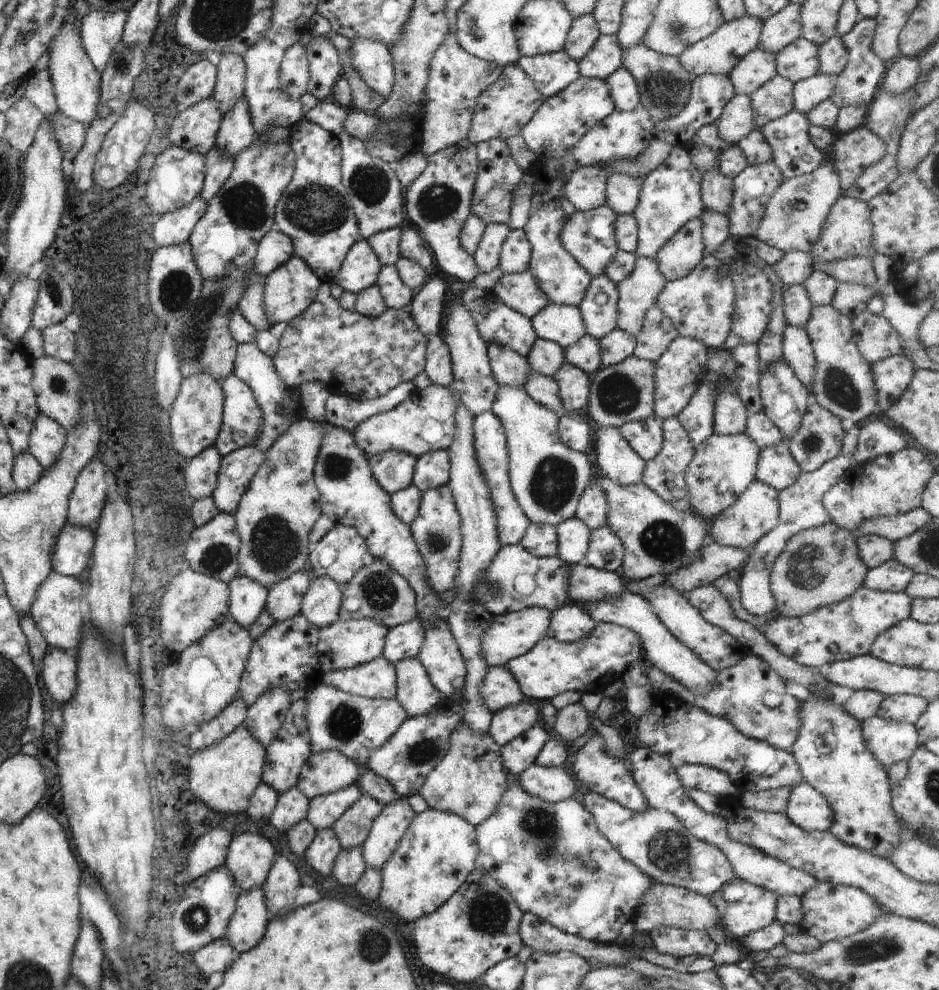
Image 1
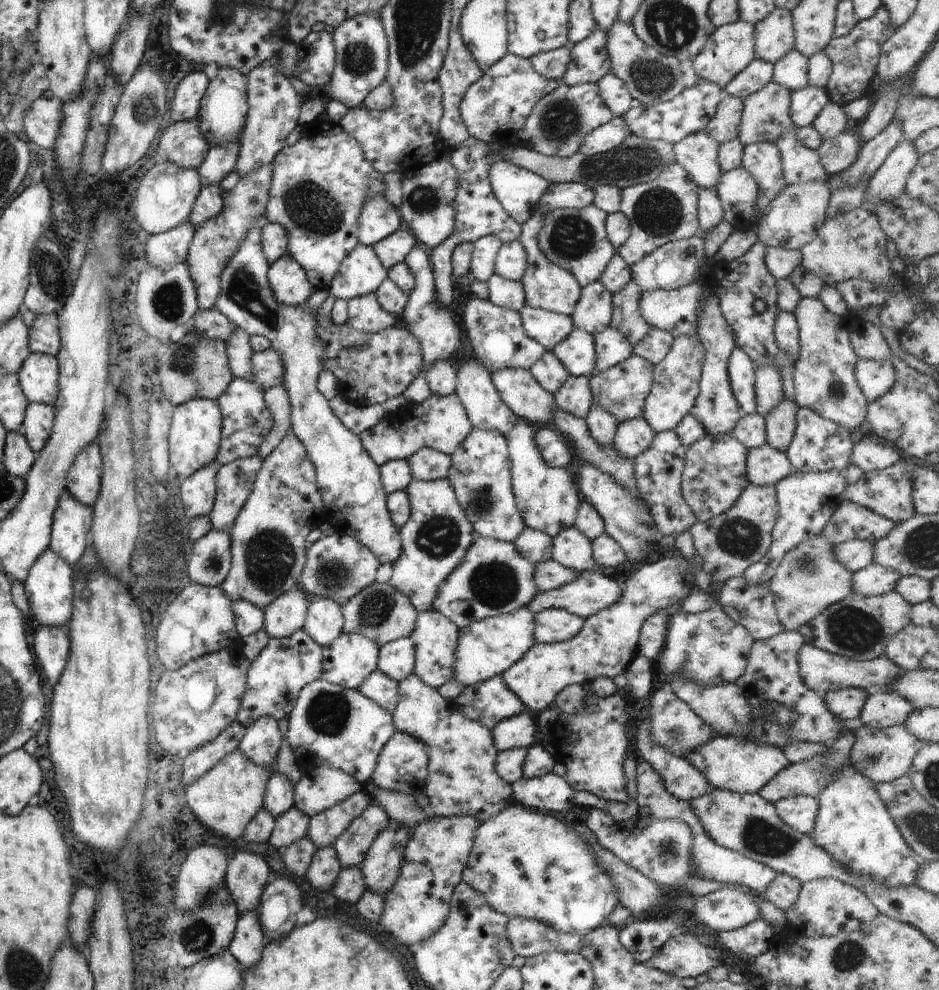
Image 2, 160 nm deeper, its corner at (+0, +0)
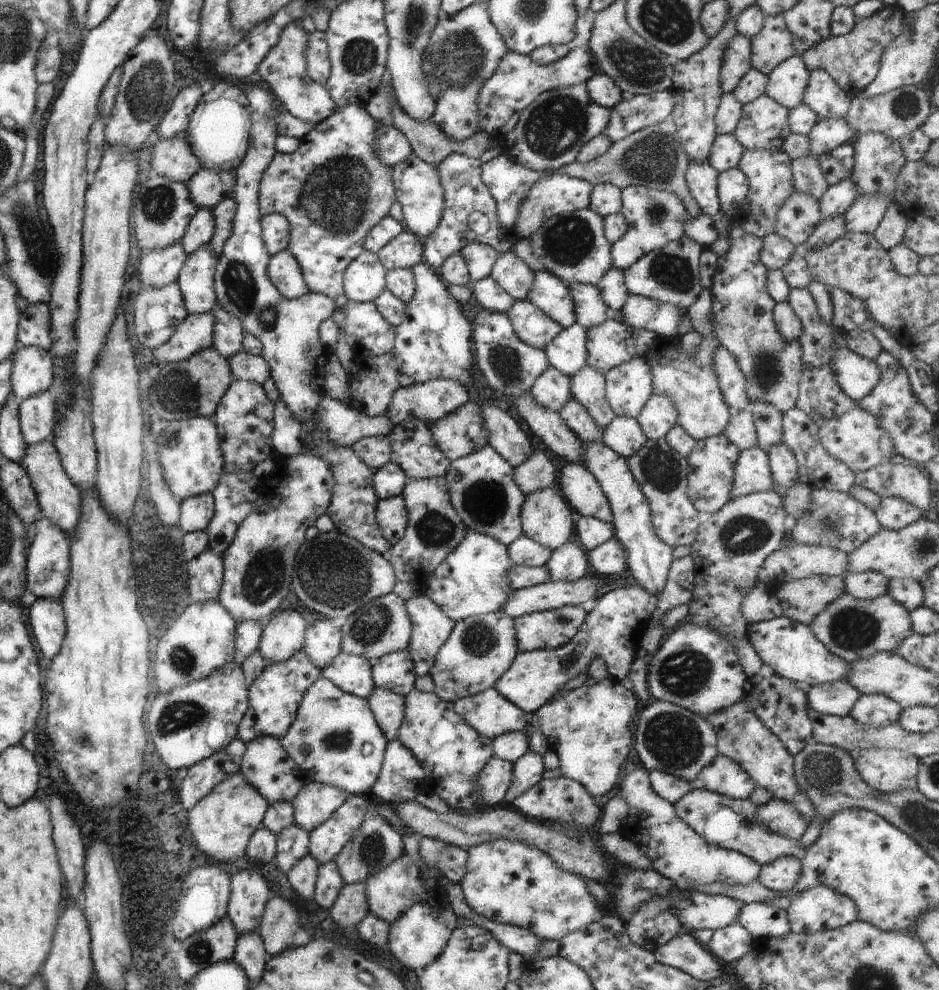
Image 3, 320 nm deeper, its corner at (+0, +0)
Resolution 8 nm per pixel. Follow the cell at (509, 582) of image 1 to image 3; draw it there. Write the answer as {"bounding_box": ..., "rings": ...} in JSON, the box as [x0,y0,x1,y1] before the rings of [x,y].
{"bounding_box":[425,529,513,623],"rings":[[[466,529],[459,544],[443,557],[437,568],[427,577],[425,594],[454,623],[467,617],[499,611],[513,591],[506,581],[506,570],[510,565],[505,545]]]}

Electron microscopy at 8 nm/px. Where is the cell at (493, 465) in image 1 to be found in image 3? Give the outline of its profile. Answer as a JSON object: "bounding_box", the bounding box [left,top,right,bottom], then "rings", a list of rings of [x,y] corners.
{"bounding_box":[442,442,524,546],"rings":[[[486,442],[470,455],[452,460],[442,476],[448,488],[451,506],[464,527],[505,546],[522,535],[520,510],[524,494],[513,482],[512,472],[512,466]]]}

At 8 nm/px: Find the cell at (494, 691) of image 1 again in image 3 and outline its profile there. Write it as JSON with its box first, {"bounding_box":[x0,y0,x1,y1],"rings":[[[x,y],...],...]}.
{"bounding_box":[452,687,529,740],"rings":[[[493,687],[456,700],[452,709],[485,739],[493,740],[505,733],[527,731],[529,714],[504,699]]]}

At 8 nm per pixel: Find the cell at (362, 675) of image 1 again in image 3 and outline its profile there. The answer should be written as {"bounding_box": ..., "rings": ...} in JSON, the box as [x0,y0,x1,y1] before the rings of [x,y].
{"bounding_box":[366,688,404,740],"rings":[[[372,688],[366,701],[386,740],[396,739],[404,715],[404,696]]]}

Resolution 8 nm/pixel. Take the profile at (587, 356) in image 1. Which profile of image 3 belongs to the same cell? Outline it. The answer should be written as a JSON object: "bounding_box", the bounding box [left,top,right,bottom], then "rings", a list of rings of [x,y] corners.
{"bounding_box":[542,323,587,376],"rings":[[[577,323],[561,329],[559,334],[542,348],[548,365],[563,376],[574,375],[587,362],[585,337],[586,330]]]}

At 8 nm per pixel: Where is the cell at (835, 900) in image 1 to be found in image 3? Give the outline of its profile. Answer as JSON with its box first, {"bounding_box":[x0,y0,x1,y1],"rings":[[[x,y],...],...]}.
{"bounding_box":[785,885,856,933],"rings":[[[820,885],[807,889],[798,897],[791,899],[791,904],[785,910],[790,930],[794,933],[816,933],[827,929],[834,929],[856,920],[854,904],[846,896],[840,895],[830,888]]]}

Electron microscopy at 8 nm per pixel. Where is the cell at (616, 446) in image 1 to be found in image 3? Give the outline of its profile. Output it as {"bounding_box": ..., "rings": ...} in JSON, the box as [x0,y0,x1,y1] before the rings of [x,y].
{"bounding_box":[569,365,615,428],"rings":[[[585,365],[569,377],[569,388],[575,399],[602,428],[615,416],[604,392],[604,376],[598,370]]]}

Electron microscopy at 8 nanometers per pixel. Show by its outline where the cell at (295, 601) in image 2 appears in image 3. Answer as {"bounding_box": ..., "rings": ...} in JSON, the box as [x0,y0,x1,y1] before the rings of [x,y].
{"bounding_box":[256,610,305,663],"rings":[[[293,610],[277,611],[262,622],[256,651],[269,663],[291,658],[303,646],[305,622]]]}

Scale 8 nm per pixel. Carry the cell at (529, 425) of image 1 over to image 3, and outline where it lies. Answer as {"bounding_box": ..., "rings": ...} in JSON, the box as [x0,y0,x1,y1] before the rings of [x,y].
{"bounding_box":[521,486,573,551],"rings":[[[556,486],[532,492],[521,505],[522,535],[554,551],[571,536],[573,515]]]}

